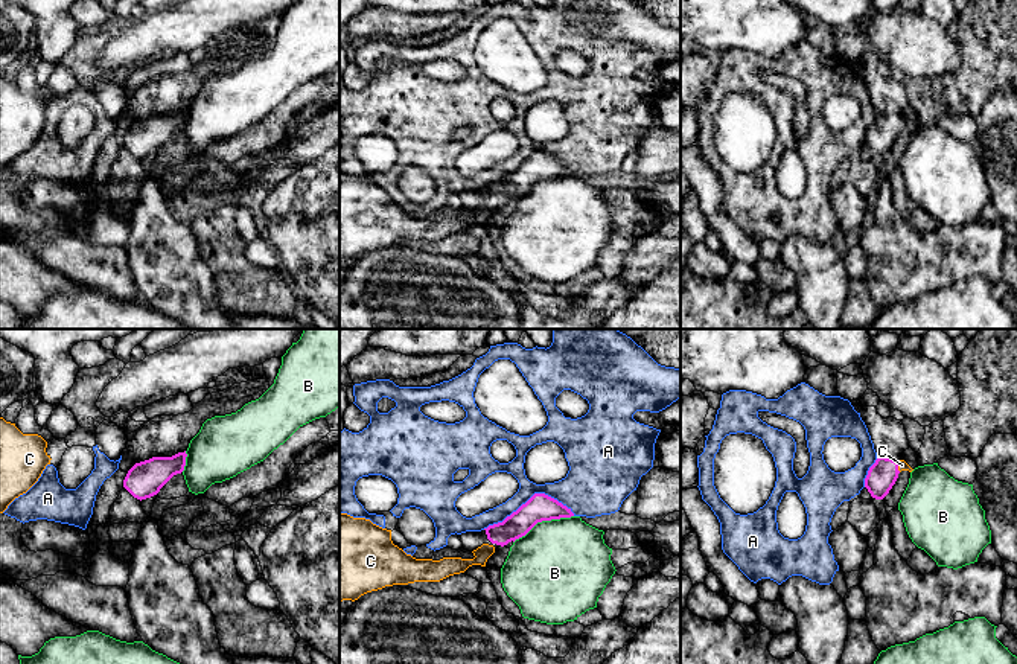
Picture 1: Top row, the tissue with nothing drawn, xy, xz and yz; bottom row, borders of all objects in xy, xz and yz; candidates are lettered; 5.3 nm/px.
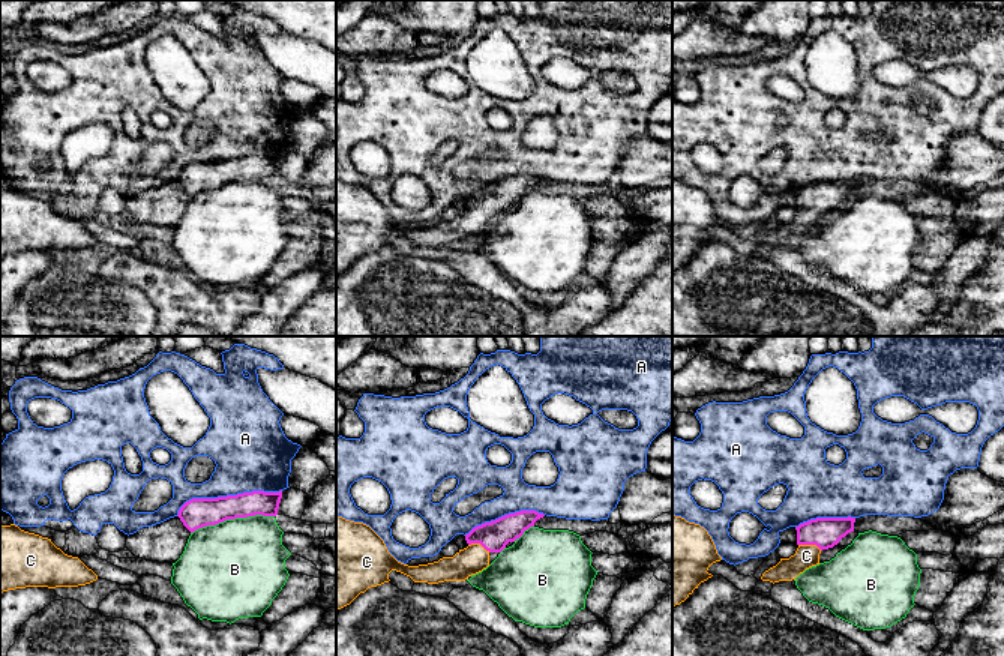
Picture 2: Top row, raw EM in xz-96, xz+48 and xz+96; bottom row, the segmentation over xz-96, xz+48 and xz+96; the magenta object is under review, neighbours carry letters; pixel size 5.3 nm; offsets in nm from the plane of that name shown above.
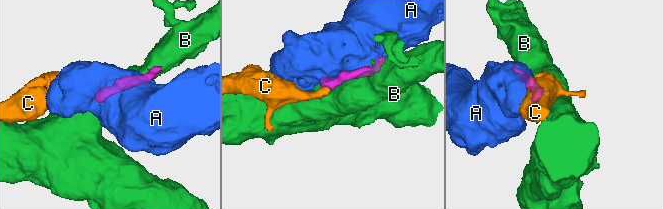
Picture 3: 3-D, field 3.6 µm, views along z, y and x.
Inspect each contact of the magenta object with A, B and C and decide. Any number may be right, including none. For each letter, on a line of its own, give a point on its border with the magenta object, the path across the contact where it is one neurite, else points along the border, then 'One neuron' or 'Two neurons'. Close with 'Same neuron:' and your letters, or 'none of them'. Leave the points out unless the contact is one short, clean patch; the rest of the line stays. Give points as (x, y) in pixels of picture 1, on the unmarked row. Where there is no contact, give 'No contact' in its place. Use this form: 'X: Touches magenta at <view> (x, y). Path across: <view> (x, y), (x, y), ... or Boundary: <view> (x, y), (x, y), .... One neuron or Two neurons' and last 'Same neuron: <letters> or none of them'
A: Touches magenta at xz (530, 157). Two neurons
B: Touches magenta at xz (542, 178). Two neurons
C: Touches magenta at yz (897, 125). Path across: yz (882, 134), (897, 125), (902, 124). One neuron
Same neuron: C

